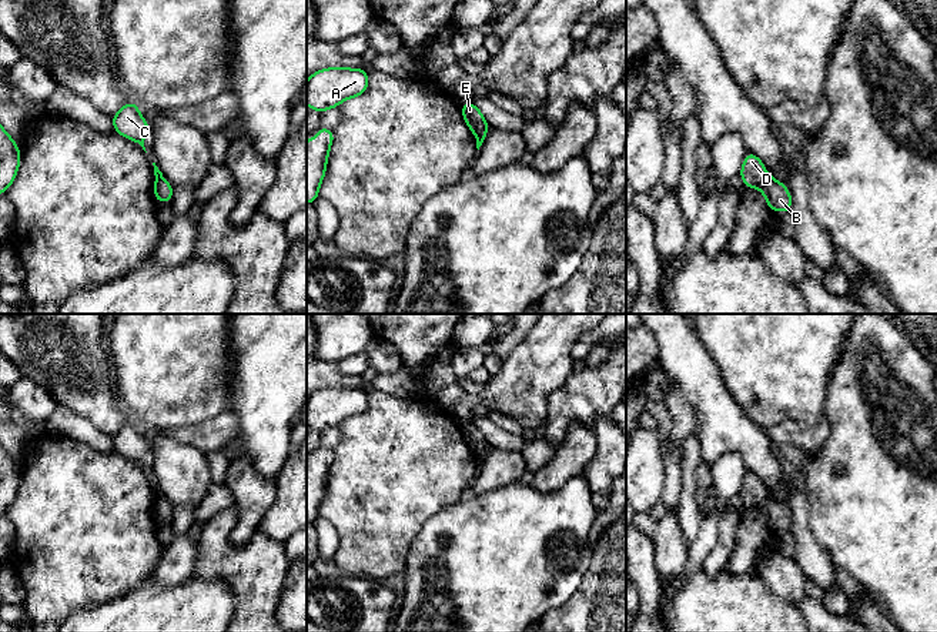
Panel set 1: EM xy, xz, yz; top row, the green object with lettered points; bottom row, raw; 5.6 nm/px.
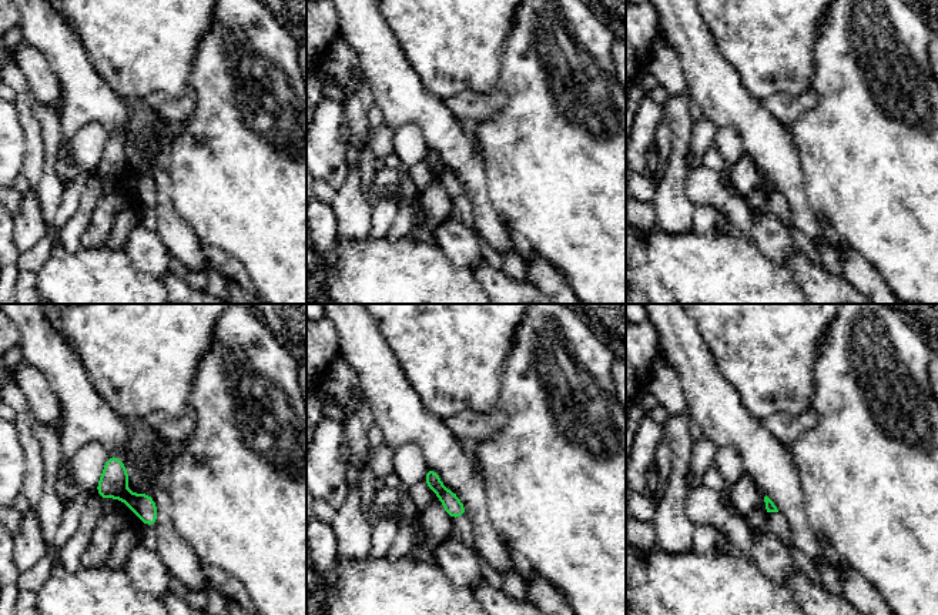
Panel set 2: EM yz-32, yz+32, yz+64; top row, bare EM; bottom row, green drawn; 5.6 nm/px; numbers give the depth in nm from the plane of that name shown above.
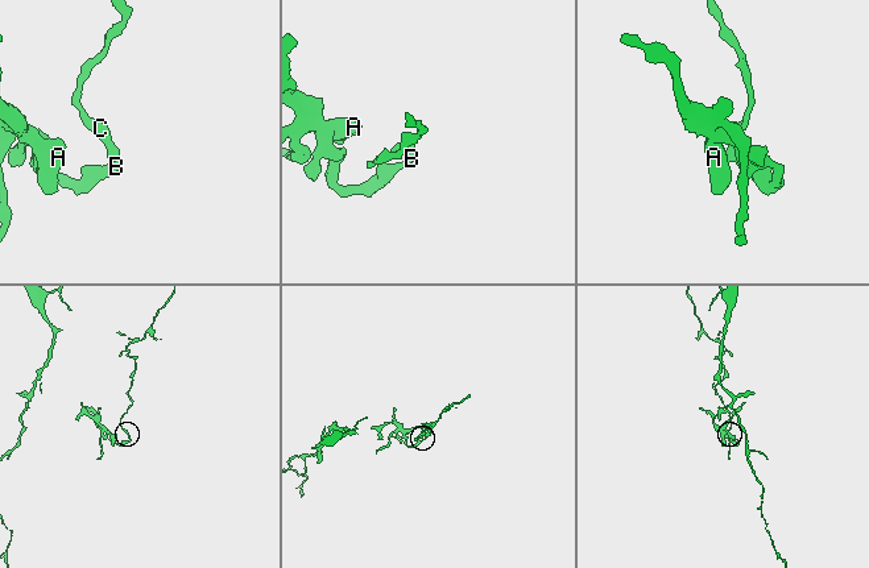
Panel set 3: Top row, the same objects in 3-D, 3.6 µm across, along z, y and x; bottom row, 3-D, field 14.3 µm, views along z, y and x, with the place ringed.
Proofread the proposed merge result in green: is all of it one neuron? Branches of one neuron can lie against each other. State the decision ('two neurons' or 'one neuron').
two neurons

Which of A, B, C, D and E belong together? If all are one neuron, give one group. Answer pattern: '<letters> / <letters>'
A B / C D E

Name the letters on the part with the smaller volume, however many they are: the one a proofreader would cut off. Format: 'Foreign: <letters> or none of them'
Foreign: A, B

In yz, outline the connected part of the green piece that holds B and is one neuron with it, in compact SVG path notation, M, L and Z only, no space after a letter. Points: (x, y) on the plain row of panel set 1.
M767 496L760 509L770 531L792 532L792 515L783 502L773 496Z

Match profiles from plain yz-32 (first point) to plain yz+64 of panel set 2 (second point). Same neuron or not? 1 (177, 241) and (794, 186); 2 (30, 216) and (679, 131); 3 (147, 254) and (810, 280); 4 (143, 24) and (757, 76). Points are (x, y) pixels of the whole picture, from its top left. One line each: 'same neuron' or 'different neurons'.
1: same neuron
2: same neuron
3: different neurons
4: same neuron

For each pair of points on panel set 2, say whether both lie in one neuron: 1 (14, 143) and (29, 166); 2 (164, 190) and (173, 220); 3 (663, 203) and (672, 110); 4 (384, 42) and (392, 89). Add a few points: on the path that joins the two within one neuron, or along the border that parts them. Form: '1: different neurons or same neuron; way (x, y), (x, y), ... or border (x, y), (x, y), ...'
1: different neurons; border (20, 124), (24, 133), (22, 171)
2: same neuron; way (164, 197), (167, 213)
3: same neuron; way (673, 180), (677, 133)
4: same neuron; way (384, 53), (384, 64), (392, 77)

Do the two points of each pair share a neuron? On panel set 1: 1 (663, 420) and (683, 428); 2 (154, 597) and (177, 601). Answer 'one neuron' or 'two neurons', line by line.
1: two neurons
2: one neuron

